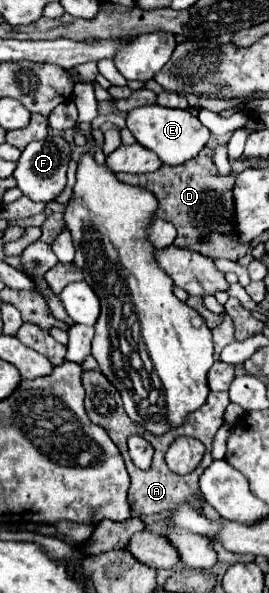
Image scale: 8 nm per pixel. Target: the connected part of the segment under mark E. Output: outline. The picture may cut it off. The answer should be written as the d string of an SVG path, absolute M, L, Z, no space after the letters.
M158 104L140 106L140 108L130 110L126 116L126 126L134 134L138 144L152 150L162 160L162 164L170 164L170 166L182 164L182 162L198 156L198 152L206 146L208 138L212 136L210 130L188 110L164 108Z

